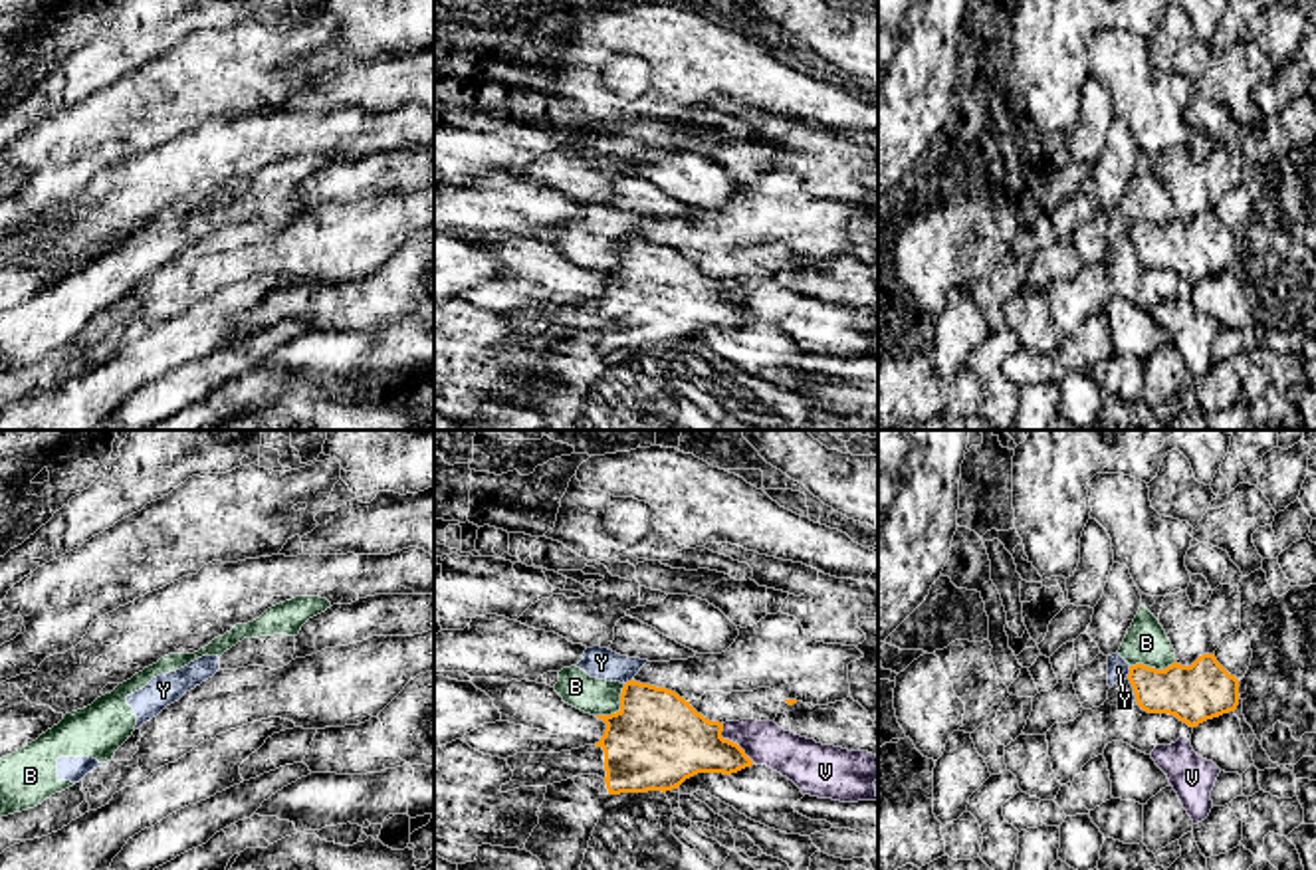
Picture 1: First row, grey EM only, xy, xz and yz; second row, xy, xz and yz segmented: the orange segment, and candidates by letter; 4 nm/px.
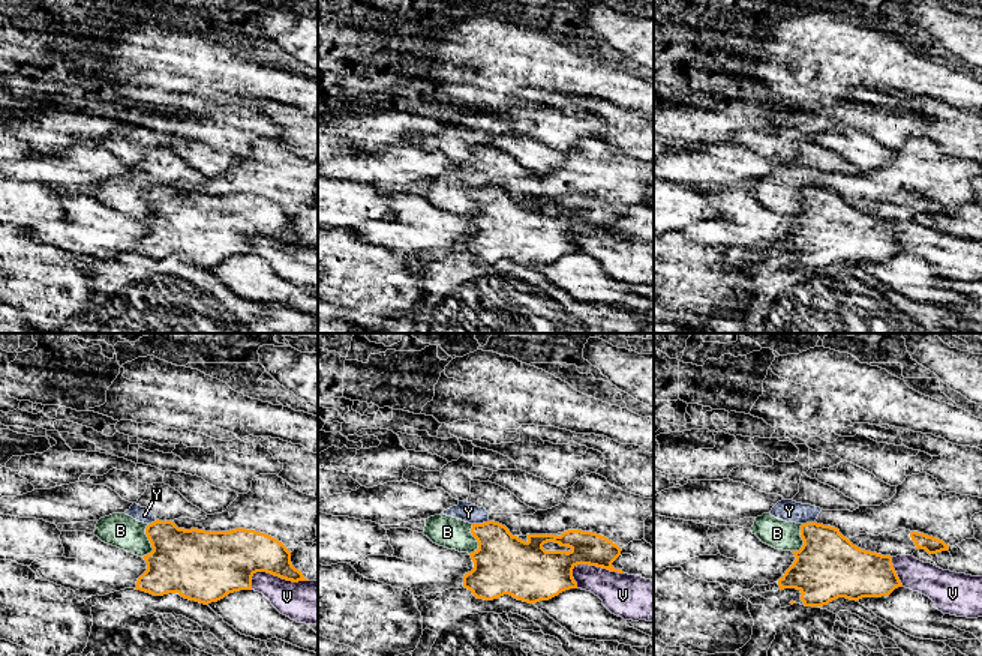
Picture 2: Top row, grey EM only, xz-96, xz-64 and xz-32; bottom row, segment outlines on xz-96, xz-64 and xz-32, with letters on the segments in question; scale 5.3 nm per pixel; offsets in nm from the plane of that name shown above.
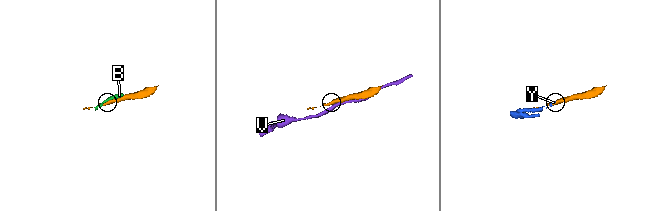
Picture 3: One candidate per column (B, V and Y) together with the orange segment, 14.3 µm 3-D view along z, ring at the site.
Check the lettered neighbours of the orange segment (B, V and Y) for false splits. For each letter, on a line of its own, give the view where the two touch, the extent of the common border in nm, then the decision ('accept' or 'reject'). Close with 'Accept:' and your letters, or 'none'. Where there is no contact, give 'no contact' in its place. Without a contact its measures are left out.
B: contact in xz; length 180 nm; reject
V: contact in xz; length 200 nm; reject
Y: contact in yz; length 50 nm; reject
Accept: none

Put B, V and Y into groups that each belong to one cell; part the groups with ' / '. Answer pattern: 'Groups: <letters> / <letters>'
Groups: B / V / Y

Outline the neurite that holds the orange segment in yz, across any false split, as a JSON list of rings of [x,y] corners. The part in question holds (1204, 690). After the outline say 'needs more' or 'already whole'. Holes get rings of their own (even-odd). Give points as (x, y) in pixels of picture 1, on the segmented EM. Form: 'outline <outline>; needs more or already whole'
outline [[[1203,654],[1191,666],[1173,662],[1165,670],[1136,664],[1130,666],[1128,680],[1144,711],[1175,715],[1189,727],[1239,706],[1239,680],[1217,662],[1215,654]]]; already whole

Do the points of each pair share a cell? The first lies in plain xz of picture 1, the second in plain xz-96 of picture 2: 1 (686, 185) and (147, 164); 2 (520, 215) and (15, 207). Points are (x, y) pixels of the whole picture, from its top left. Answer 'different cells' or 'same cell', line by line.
1: different cells
2: different cells

